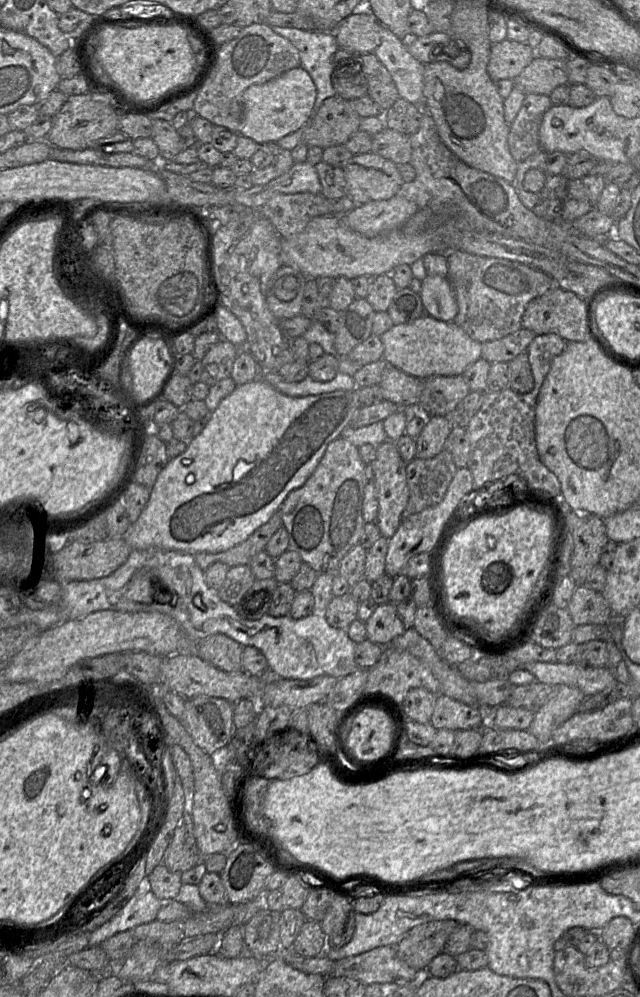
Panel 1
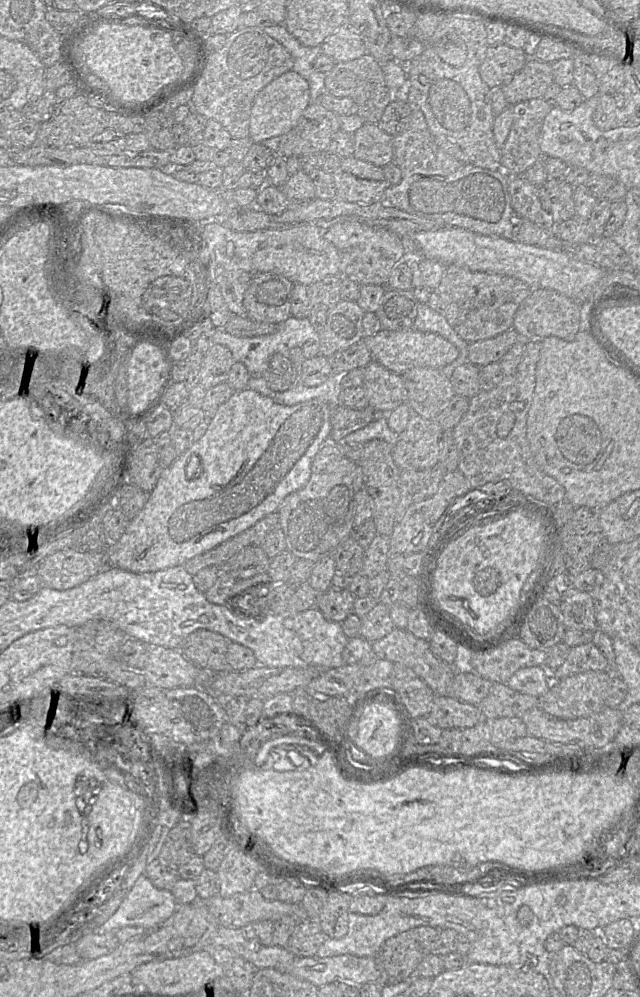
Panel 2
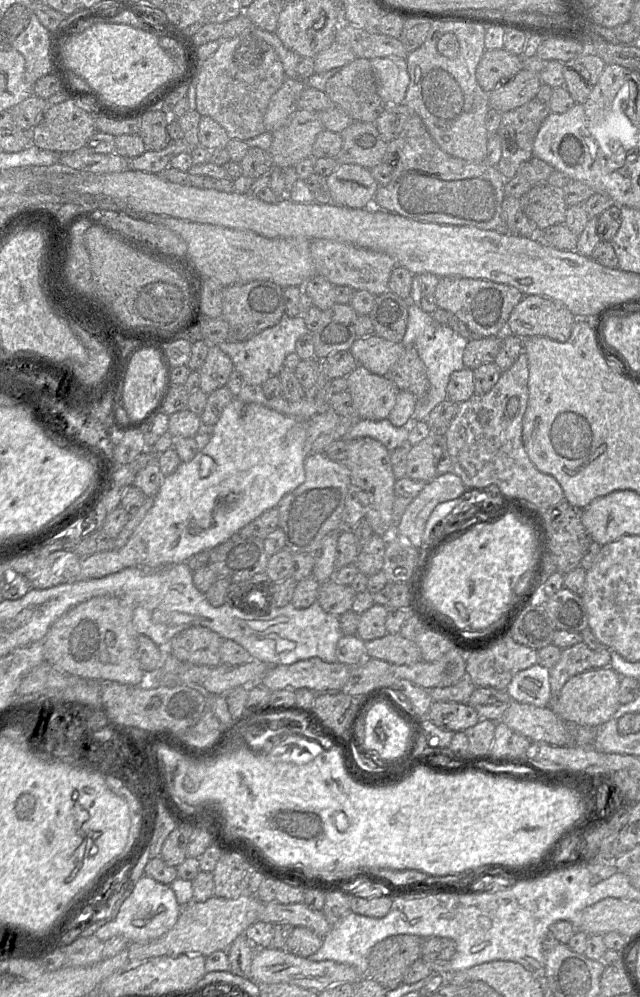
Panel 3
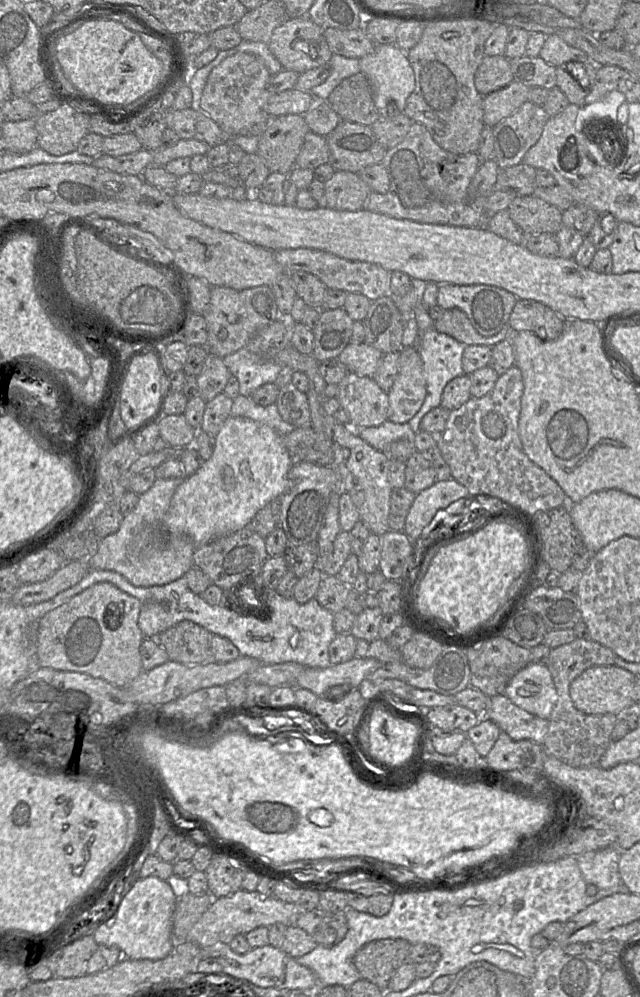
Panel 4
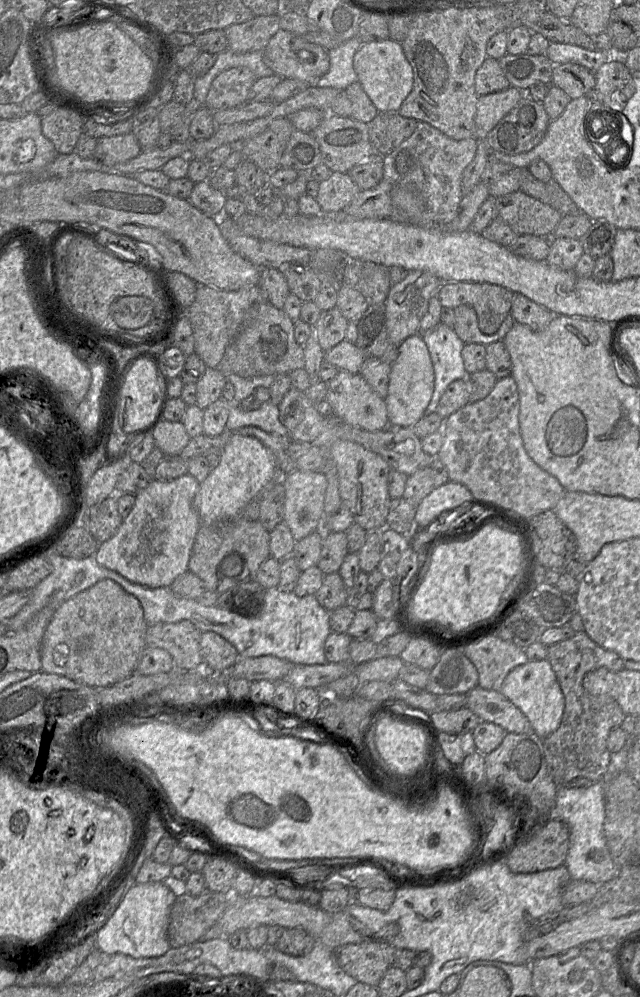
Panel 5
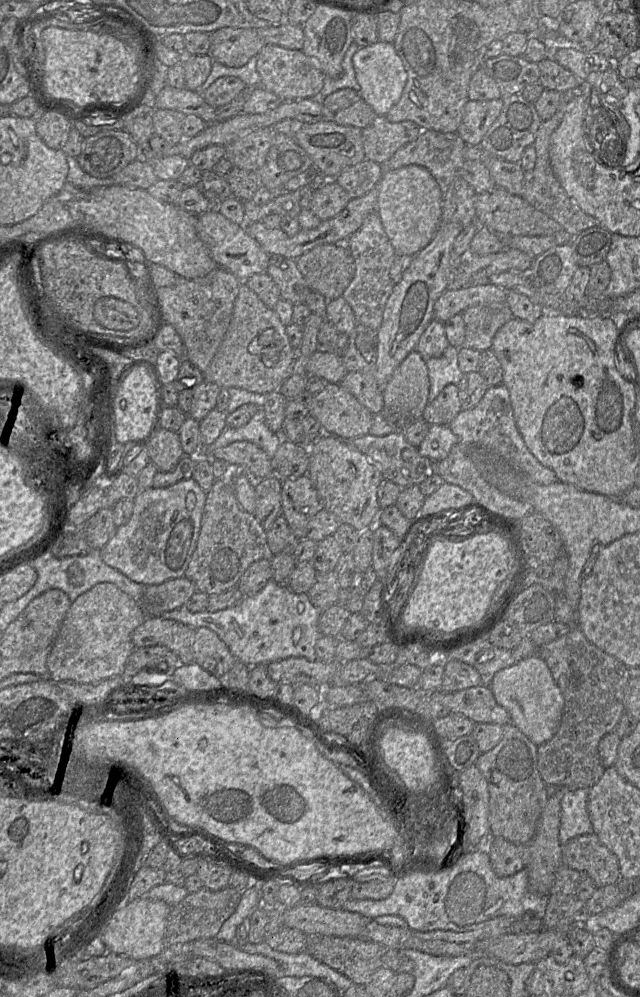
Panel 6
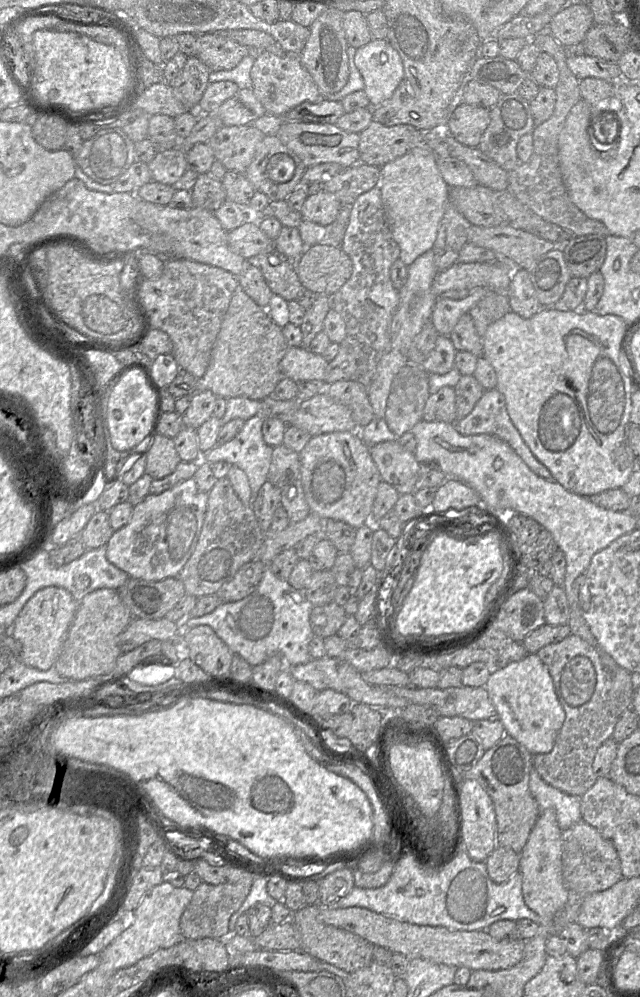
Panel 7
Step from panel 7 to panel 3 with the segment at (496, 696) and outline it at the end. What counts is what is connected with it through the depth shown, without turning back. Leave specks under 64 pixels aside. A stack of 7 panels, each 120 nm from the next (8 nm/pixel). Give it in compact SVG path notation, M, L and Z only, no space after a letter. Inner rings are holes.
M535 664L518 672L506 692L512 700L537 707L550 706L554 694L550 685L550 669Z

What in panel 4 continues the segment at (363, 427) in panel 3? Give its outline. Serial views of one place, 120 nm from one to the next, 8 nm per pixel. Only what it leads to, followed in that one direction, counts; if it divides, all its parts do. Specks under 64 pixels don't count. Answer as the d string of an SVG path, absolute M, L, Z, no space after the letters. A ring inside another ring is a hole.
M386 420L376 427L357 428L358 435L373 448L386 453L388 446L399 439L409 439L414 441L415 432L411 425L407 423L398 424Z

